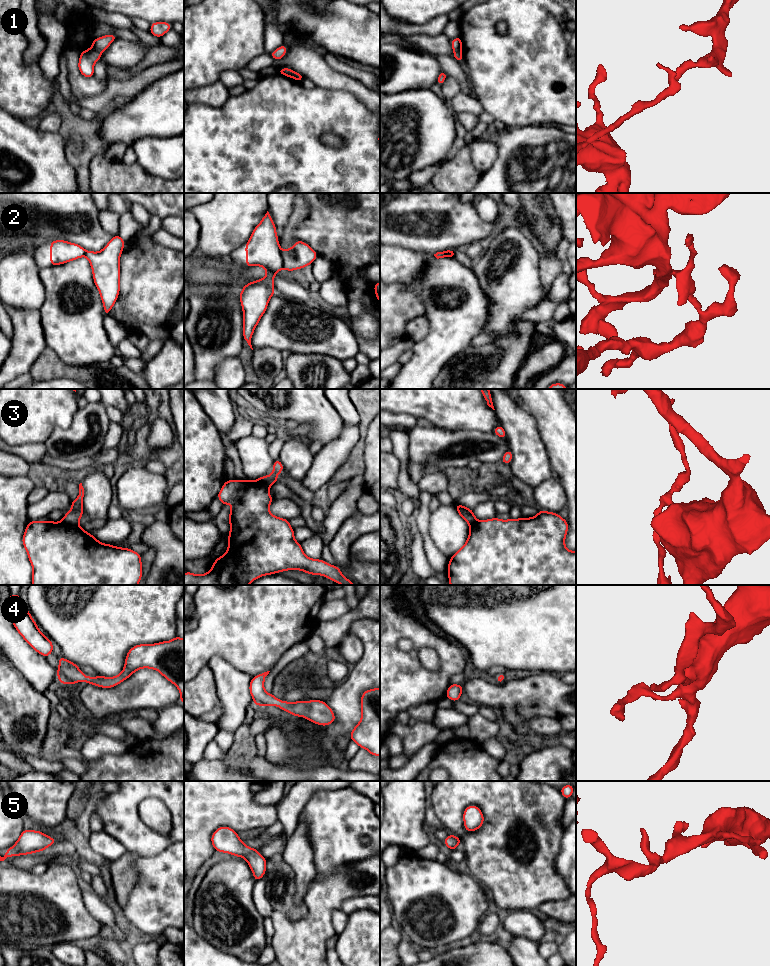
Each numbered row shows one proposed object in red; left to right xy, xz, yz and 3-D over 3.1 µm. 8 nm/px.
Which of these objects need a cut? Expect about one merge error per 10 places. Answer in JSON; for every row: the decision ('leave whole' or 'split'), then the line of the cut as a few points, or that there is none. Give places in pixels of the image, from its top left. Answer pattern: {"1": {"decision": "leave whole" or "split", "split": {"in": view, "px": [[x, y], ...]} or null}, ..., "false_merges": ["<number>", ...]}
{"1": {"decision": "split", "split": {"in": "xy", "px": [[92, 47], [100, 53]]}}, "2": {"decision": "split", "split": {"in": "xz", "px": [[280, 251], [283, 267]]}}, "3": {"decision": "split", "split": {"in": "xy", "px": [[61, 520], [77, 526]]}}, "4": {"decision": "leave whole", "split": null}, "5": {"decision": "leave whole", "split": null}, "false_merges": ["1", "2", "3"]}

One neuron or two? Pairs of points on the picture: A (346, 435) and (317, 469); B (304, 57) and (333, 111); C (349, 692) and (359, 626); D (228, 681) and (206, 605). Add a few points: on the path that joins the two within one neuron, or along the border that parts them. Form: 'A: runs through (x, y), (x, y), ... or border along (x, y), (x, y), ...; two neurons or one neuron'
A: runs through (343, 443), (325, 461); one neuron
B: border along (315, 85), (321, 88), (343, 90); two neurons
C: runs through (363, 676), (369, 670), (369, 642); one neuron
D: border along (207, 664), (212, 657), (221, 656), (241, 670); two neurons

